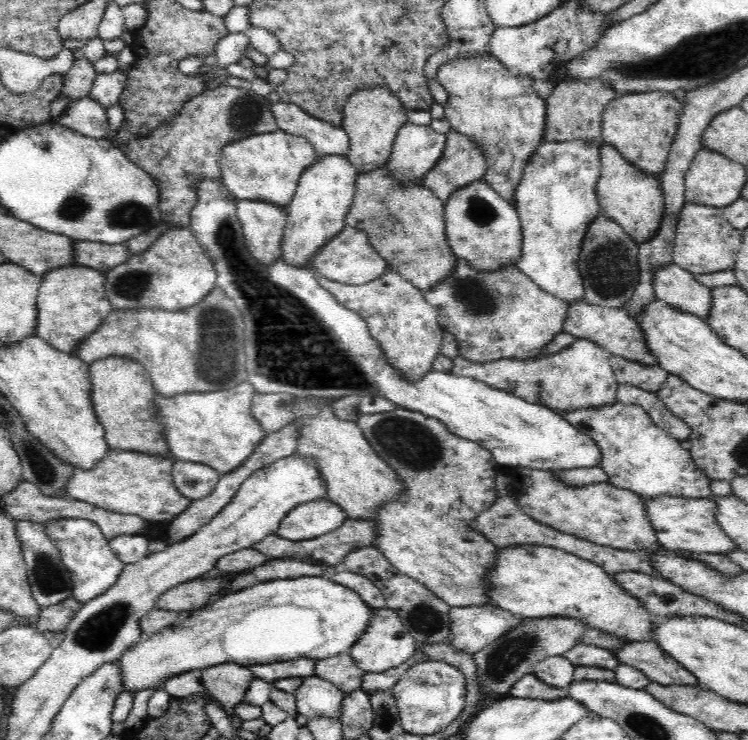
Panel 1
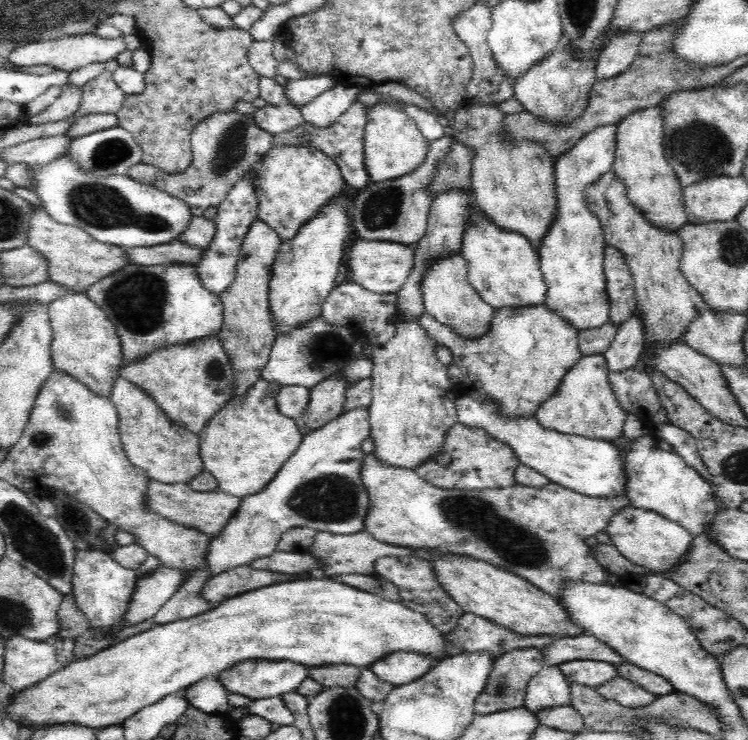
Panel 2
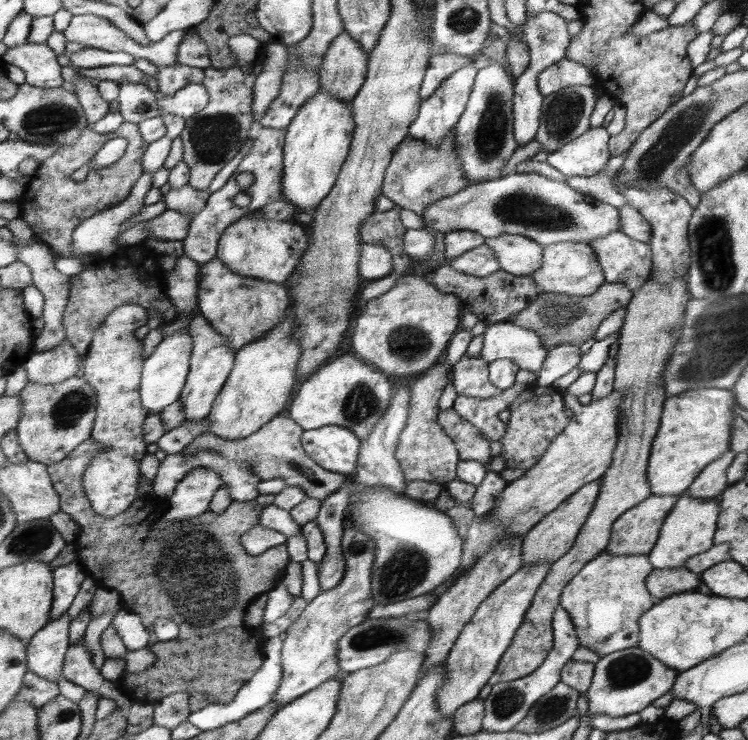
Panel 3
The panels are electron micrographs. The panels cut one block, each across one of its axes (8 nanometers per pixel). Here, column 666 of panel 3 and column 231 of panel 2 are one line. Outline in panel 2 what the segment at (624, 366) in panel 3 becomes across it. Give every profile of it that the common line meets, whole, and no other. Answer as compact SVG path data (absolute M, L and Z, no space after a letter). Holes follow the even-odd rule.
M260 217L256 218L244 238L235 278L232 284L219 294L223 302L223 325L219 337L236 375L234 397L246 397L247 390L262 378L262 370L267 365L272 343L277 339L278 332L269 309L269 284L273 262L282 243L280 235L271 226Z

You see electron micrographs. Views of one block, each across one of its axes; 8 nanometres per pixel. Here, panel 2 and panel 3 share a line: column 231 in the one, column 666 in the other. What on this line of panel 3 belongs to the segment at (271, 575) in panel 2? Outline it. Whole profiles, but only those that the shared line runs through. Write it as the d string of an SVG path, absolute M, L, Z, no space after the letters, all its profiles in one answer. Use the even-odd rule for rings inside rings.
M653 568L647 578L649 593L658 599L667 598L671 594L697 590L700 578L698 573L681 568Z

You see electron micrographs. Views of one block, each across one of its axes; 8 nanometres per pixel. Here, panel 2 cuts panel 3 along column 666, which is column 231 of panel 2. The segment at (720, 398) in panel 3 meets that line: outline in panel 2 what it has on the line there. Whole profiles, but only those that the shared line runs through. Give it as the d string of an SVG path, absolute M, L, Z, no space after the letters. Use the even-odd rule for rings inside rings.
M261 378L247 390L246 397L228 400L207 429L197 434L203 471L216 478L218 490L237 497L259 493L301 446L303 436L296 420L281 414L276 405L280 387Z

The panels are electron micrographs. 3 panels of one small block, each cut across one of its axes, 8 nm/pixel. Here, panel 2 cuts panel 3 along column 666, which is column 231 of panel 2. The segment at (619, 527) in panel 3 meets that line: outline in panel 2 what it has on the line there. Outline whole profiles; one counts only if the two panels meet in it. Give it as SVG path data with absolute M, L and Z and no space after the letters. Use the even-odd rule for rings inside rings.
M150 480L147 485L146 505L160 516L171 519L172 522L186 525L189 529L197 529L208 537L218 537L223 532L223 526L239 510L239 497L214 490L200 492L194 490L188 483L166 485L156 480Z

